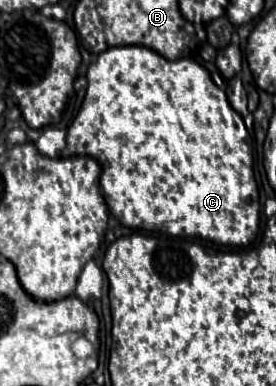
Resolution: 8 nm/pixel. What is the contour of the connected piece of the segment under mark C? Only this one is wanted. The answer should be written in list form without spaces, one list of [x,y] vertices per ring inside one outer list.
[[[141,45],[109,47],[107,51],[99,53],[95,63],[89,65],[87,81],[89,81],[87,93],[85,93],[83,105],[79,109],[79,115],[67,129],[66,147],[62,156],[89,155],[89,157],[97,159],[97,163],[101,163],[101,169],[103,169],[101,189],[103,189],[103,197],[105,197],[107,207],[113,213],[113,217],[117,217],[125,227],[145,229],[145,231],[161,231],[161,233],[171,233],[171,235],[201,237],[201,239],[207,239],[207,241],[213,241],[219,245],[245,247],[255,239],[257,225],[259,225],[259,193],[257,193],[257,183],[253,181],[253,153],[251,153],[251,145],[247,141],[249,129],[243,123],[243,117],[231,107],[225,91],[213,83],[209,71],[203,65],[199,65],[195,59],[189,59],[189,57],[183,57],[177,61],[167,61],[165,57],[161,57],[155,51],[141,47]]]

